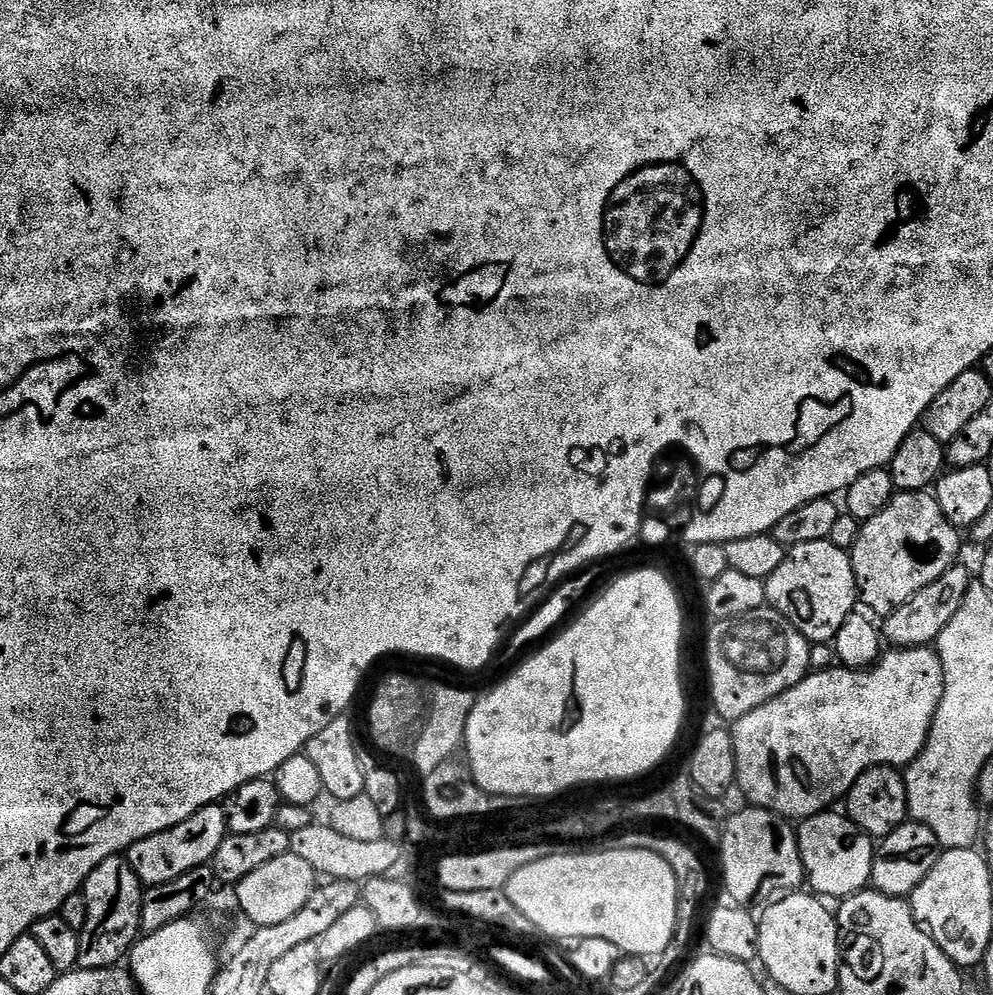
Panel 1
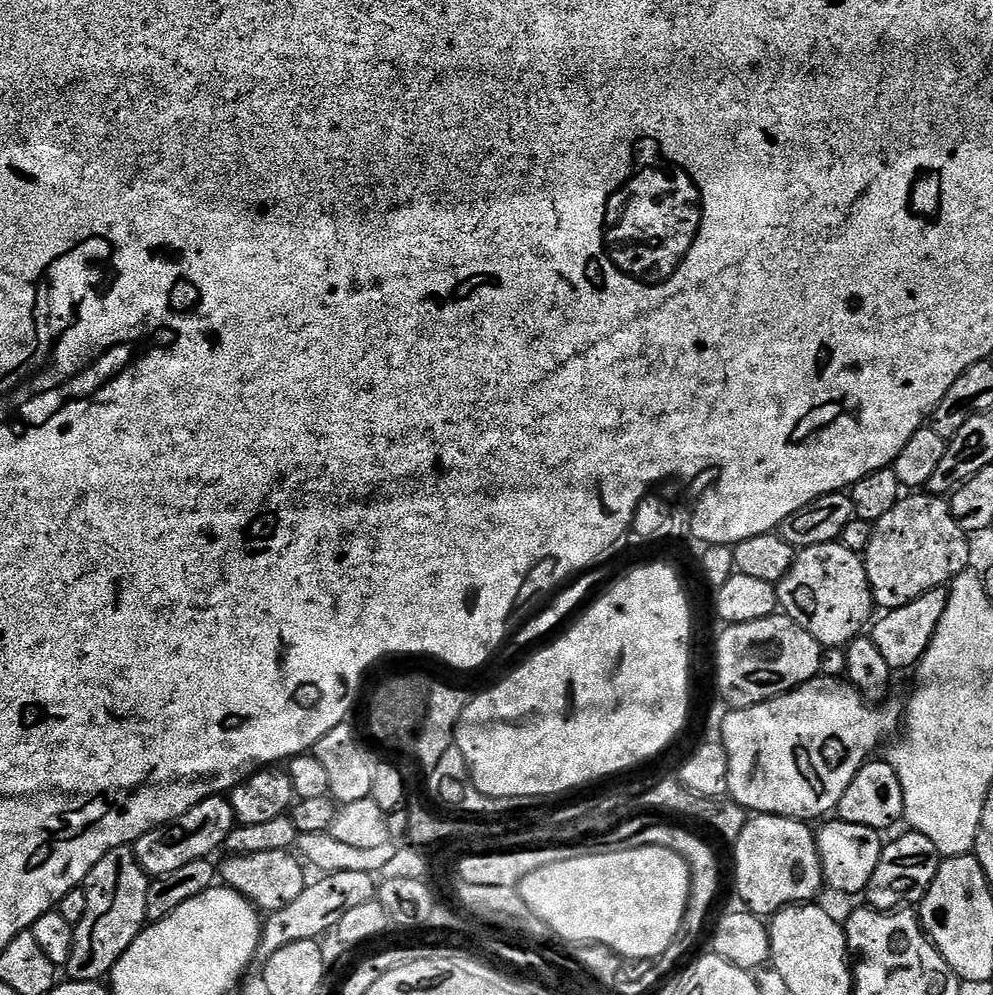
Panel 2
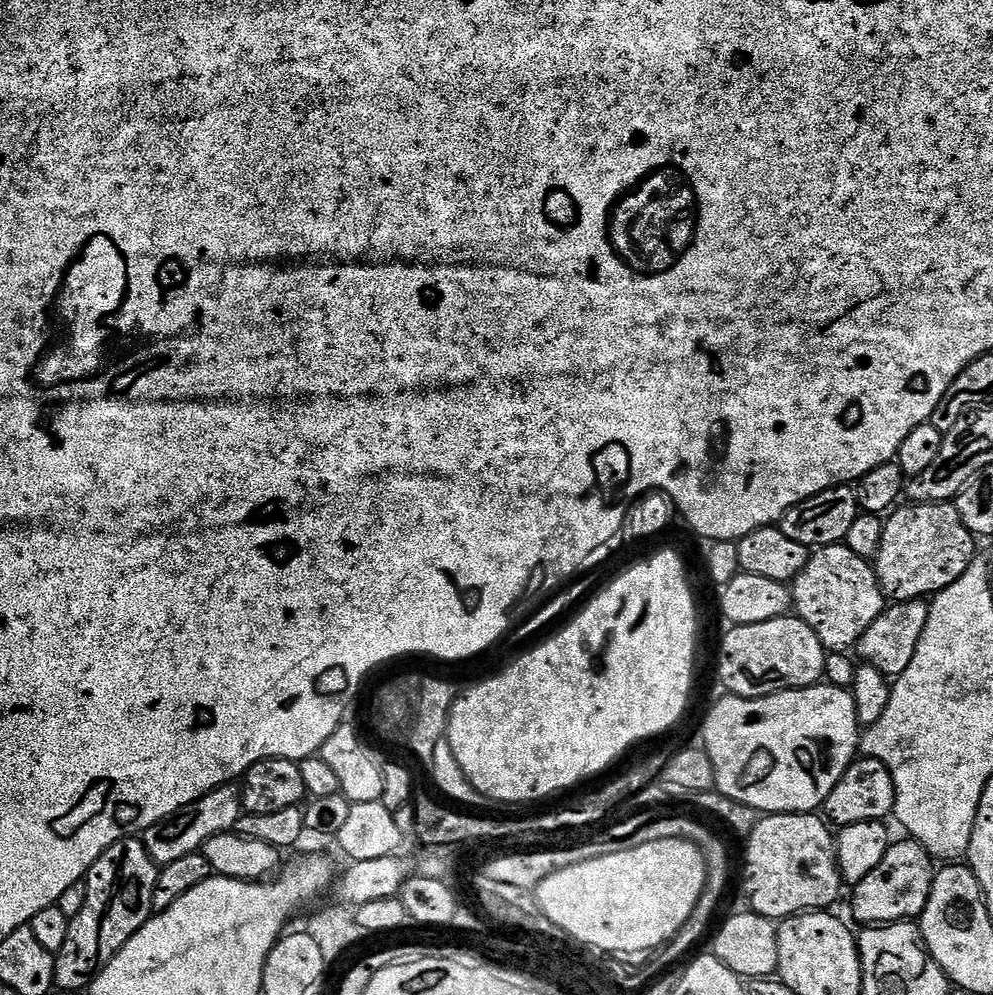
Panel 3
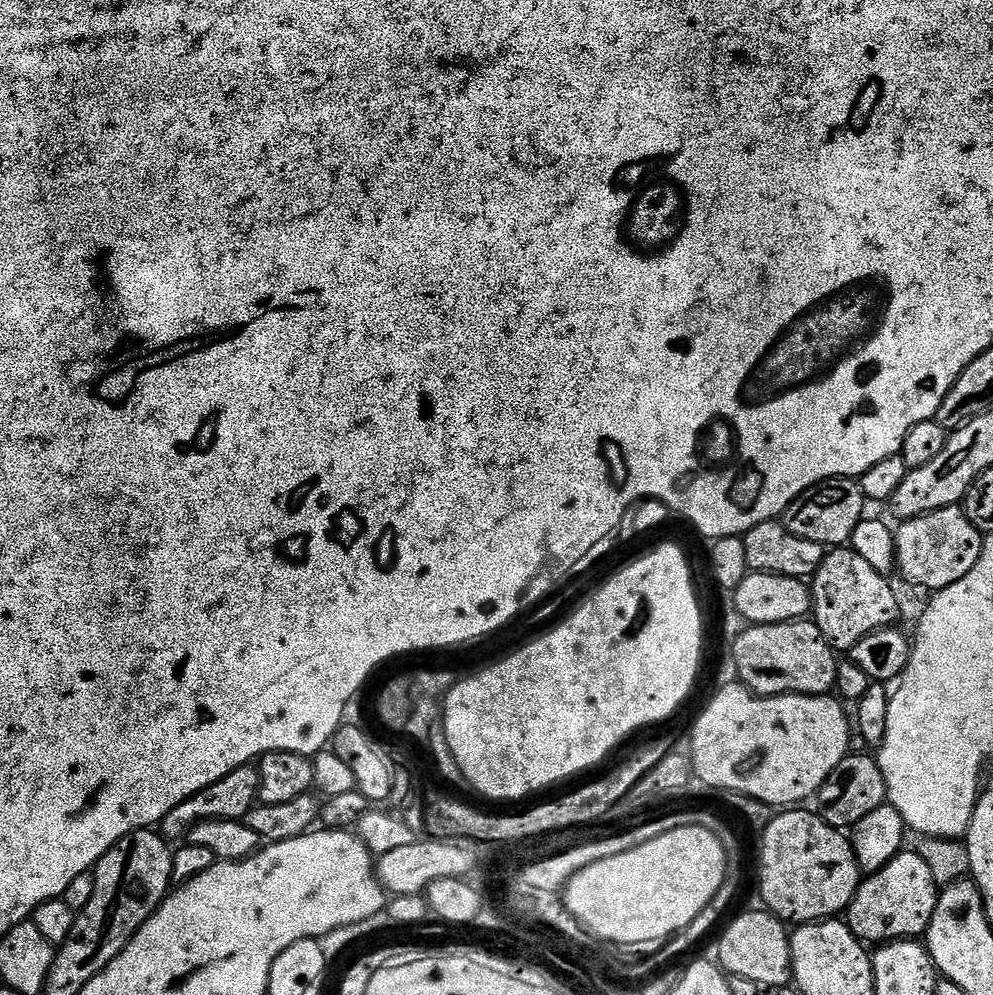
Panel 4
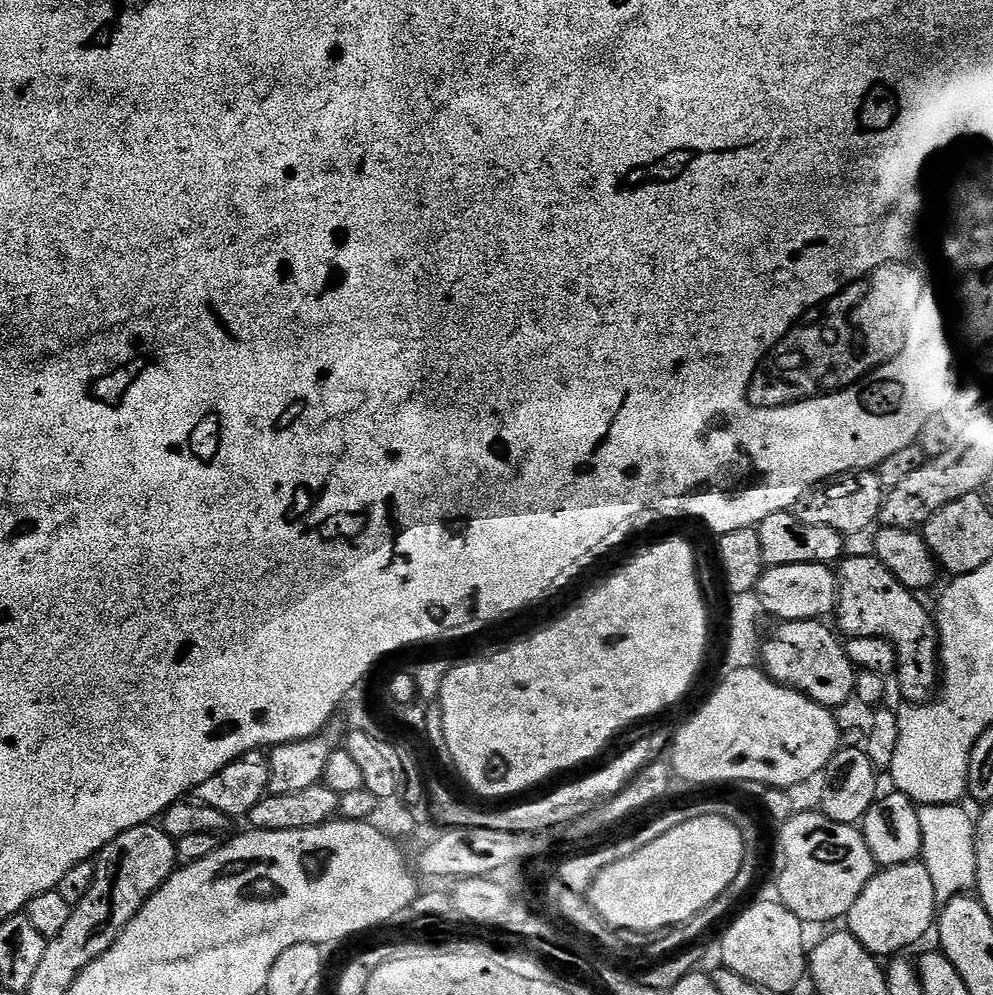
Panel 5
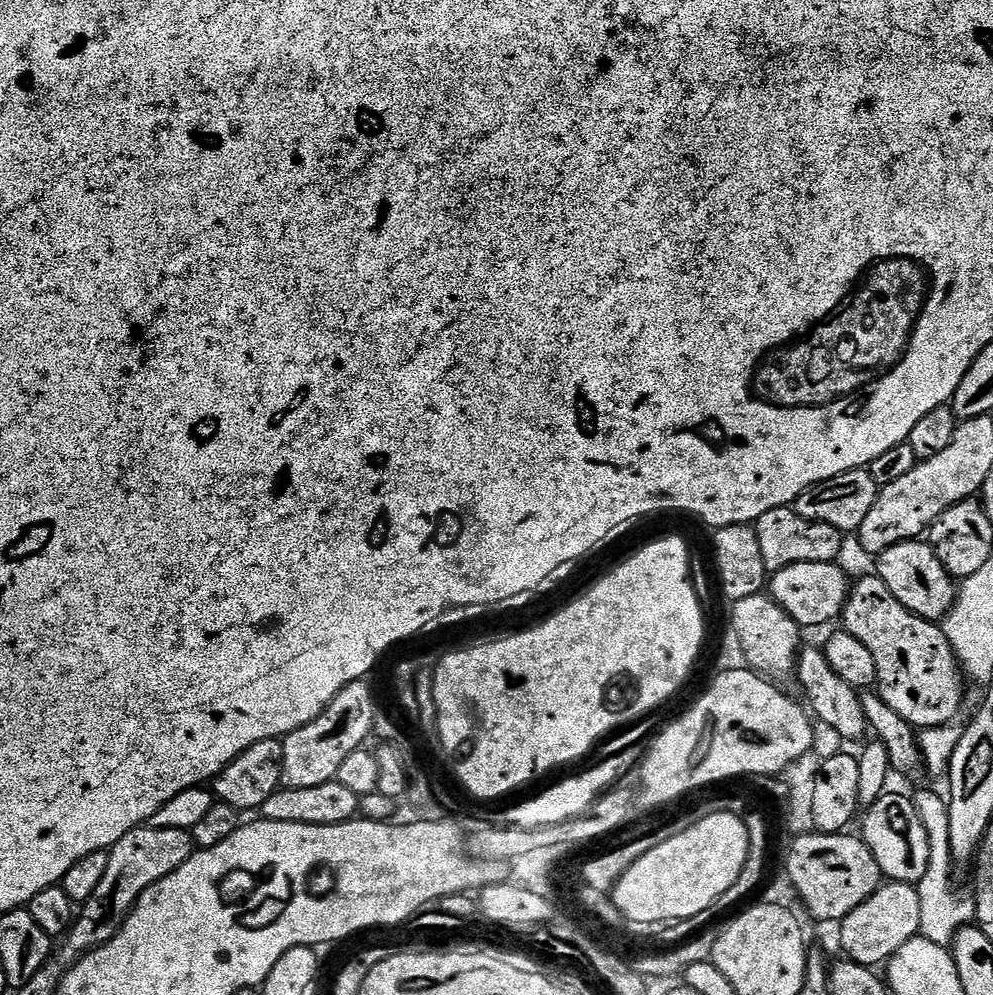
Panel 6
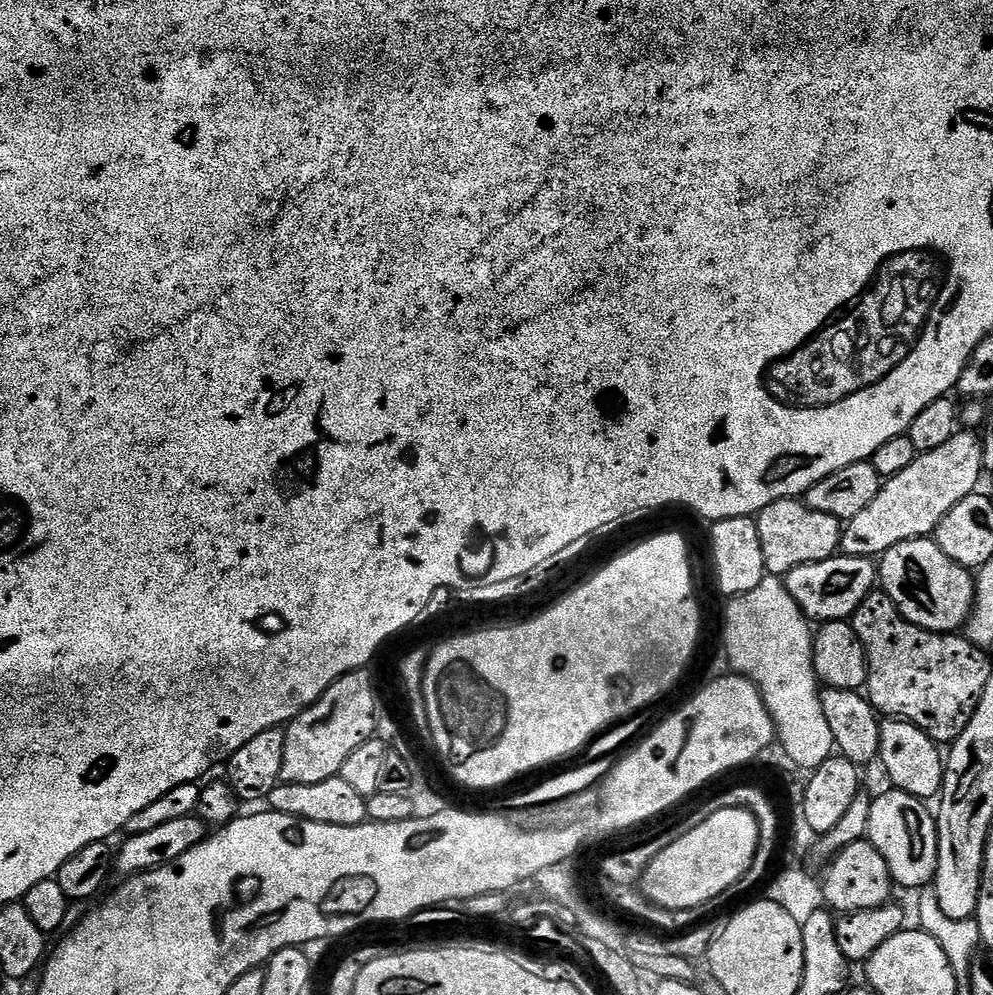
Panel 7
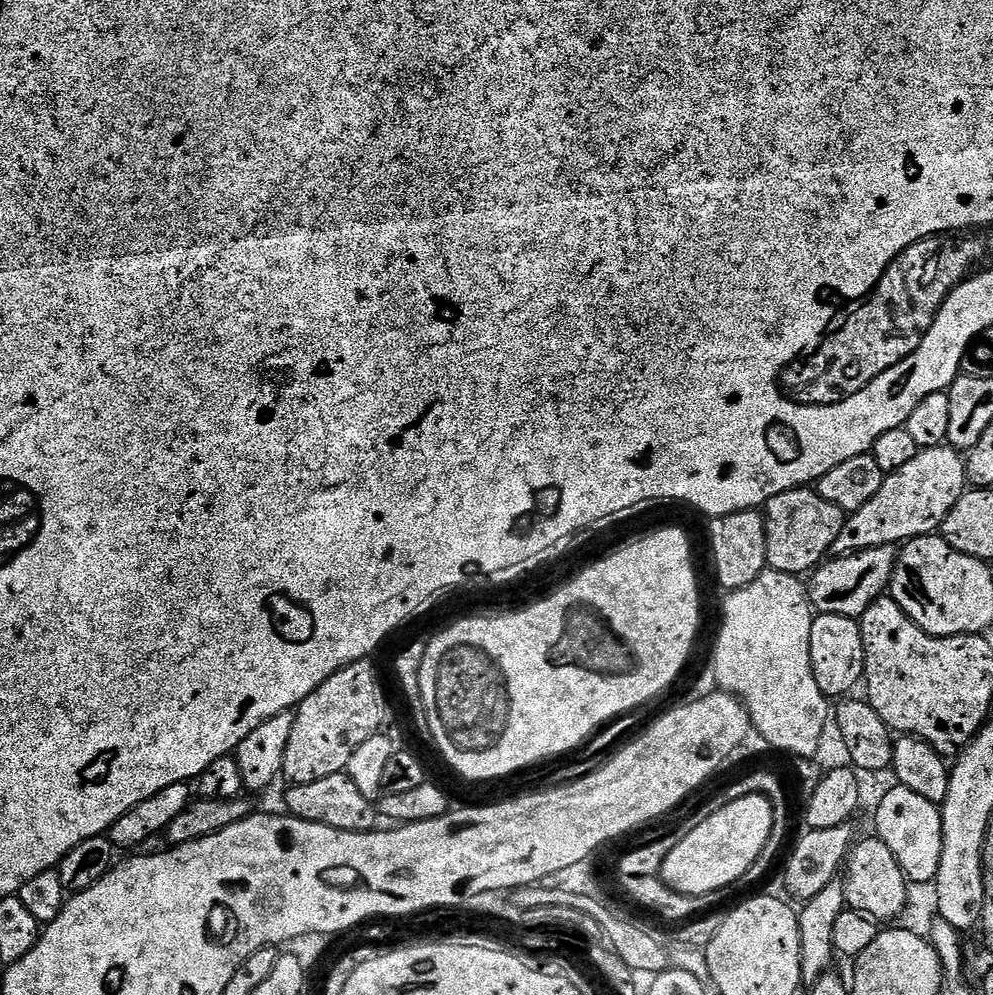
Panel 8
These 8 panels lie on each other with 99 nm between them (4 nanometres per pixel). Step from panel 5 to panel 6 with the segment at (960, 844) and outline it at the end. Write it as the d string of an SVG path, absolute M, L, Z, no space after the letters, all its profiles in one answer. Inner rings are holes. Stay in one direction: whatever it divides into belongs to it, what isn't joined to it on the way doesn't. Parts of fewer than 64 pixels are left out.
M920 790L912 796L915 809L926 827L930 843L930 861L926 874L917 884L921 903L920 935L931 940L935 945L949 947L961 928L971 925L976 920L976 903L971 895L959 896L952 882L954 861L950 850L950 822L947 801L932 790Z

